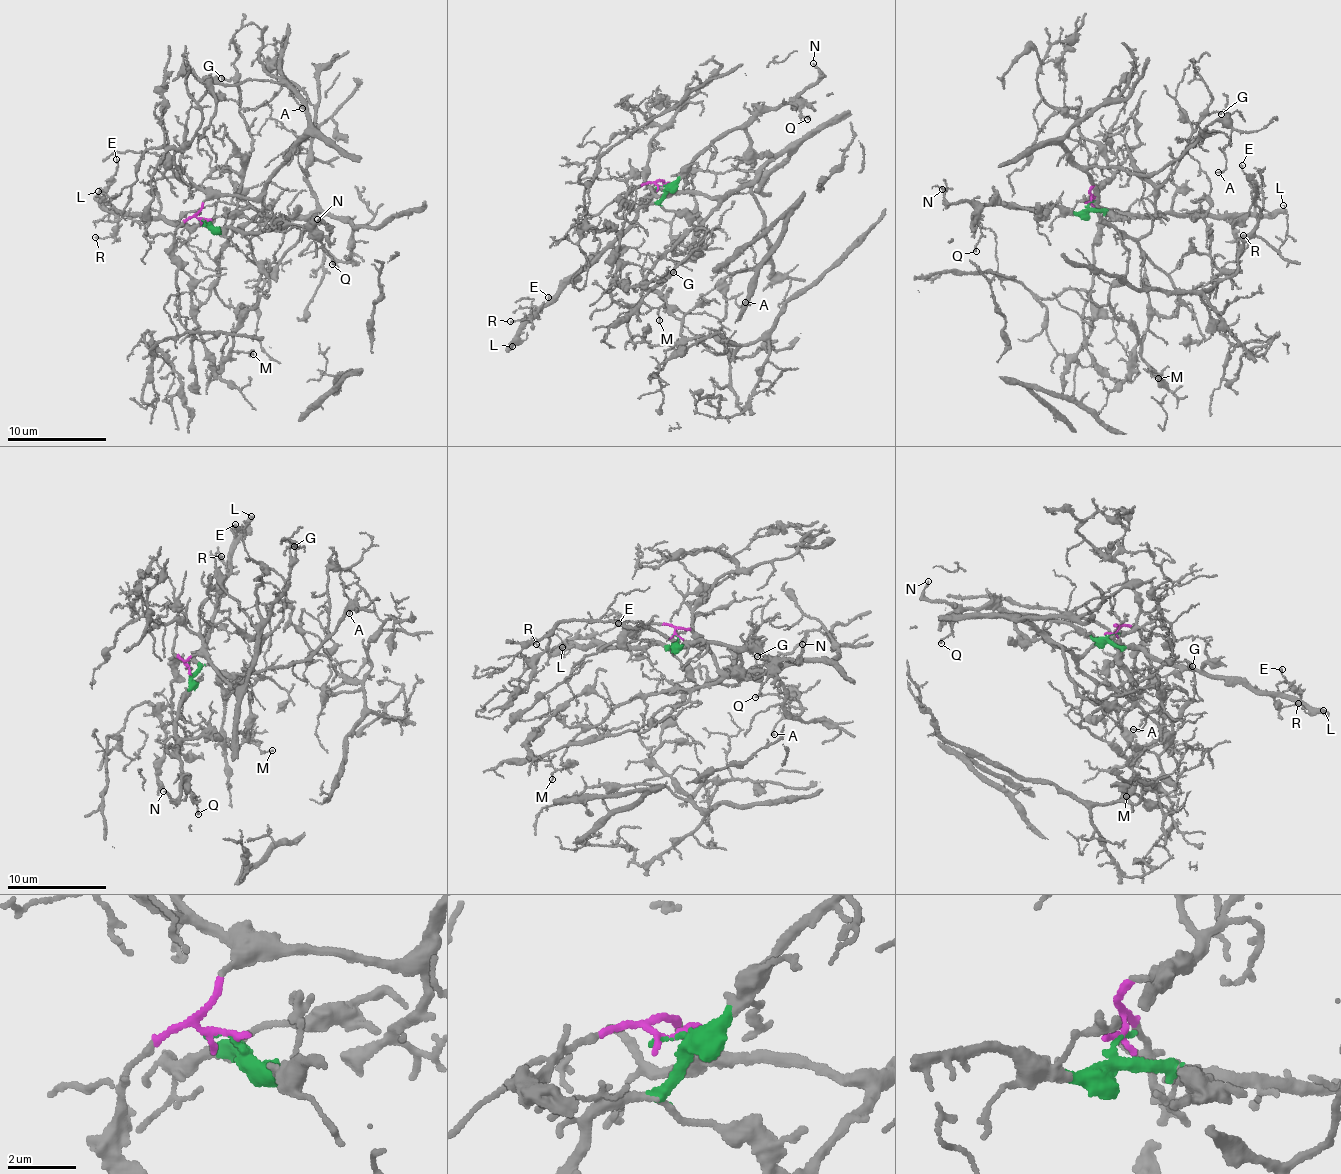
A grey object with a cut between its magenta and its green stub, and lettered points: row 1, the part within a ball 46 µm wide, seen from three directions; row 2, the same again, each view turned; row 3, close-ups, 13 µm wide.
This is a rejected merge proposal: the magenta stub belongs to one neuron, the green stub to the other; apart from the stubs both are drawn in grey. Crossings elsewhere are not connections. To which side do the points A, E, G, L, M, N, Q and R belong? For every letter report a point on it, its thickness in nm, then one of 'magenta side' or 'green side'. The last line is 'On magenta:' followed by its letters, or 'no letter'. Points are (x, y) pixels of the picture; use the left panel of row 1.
A: place (302, 108); calibre 140 nm; magenta side
E: place (116, 159); calibre 140 nm; green side
G: place (221, 78); calibre 140 nm; magenta side
L: place (98, 191); calibre 280 nm; green side
M: place (253, 354); calibre 150 nm; magenta side
N: place (317, 219); calibre 180 nm; green side
Q: place (332, 264); calibre 150 nm; green side
R: place (95, 237); calibre 130 nm; green side
On magenta: A, G, M

